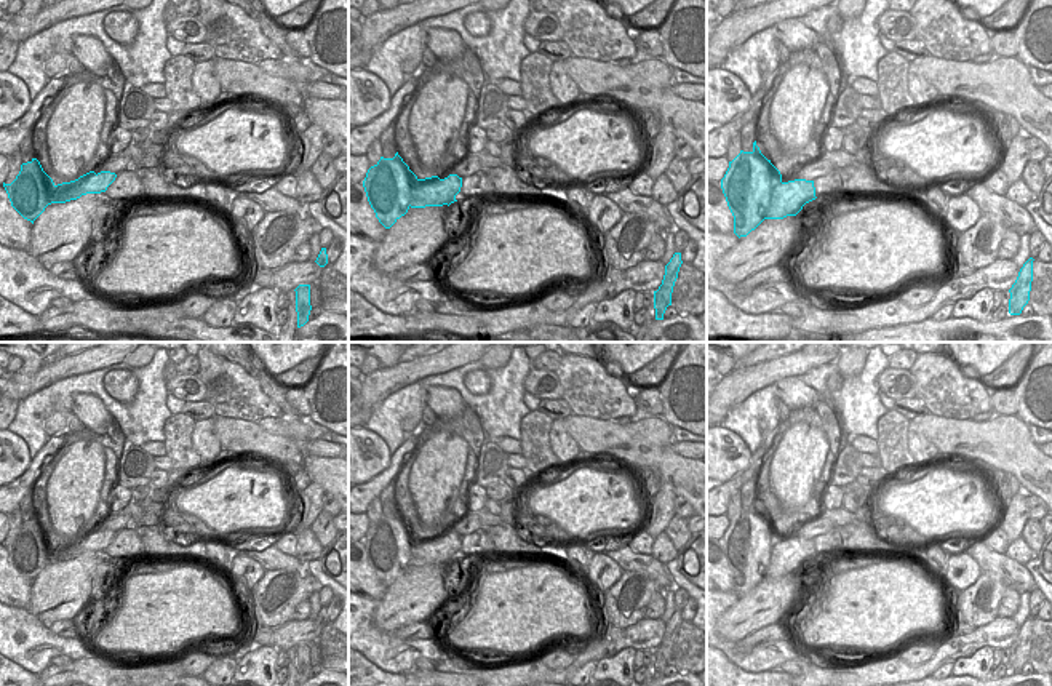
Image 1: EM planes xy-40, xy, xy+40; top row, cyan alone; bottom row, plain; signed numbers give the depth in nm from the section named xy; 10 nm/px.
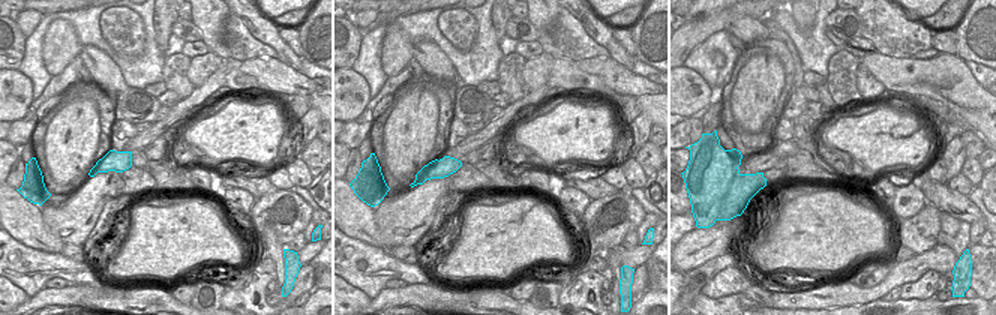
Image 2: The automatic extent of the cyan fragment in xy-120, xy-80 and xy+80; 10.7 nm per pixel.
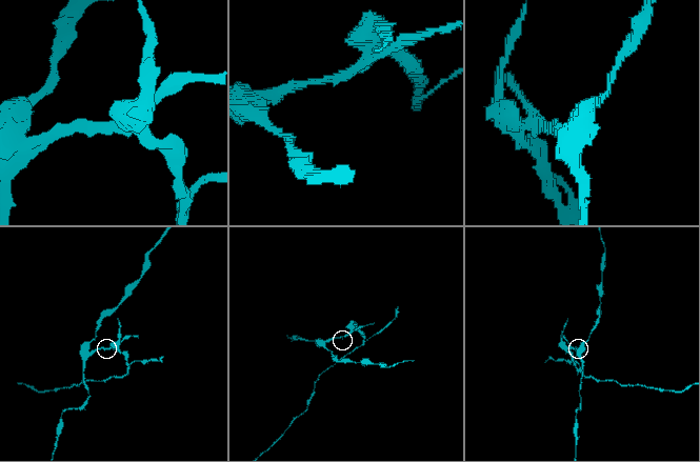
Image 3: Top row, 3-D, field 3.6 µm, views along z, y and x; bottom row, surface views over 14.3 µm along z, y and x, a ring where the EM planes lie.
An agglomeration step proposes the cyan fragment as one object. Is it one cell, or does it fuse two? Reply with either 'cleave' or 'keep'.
cleave

